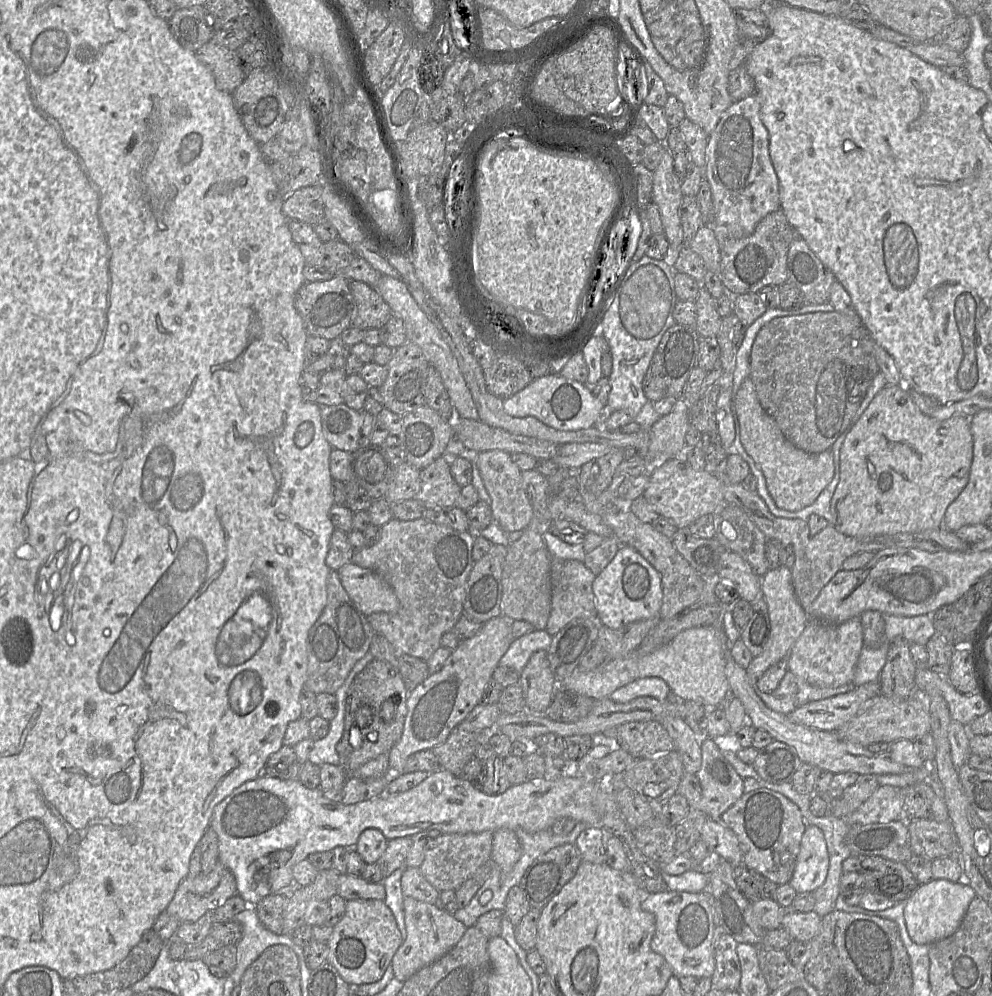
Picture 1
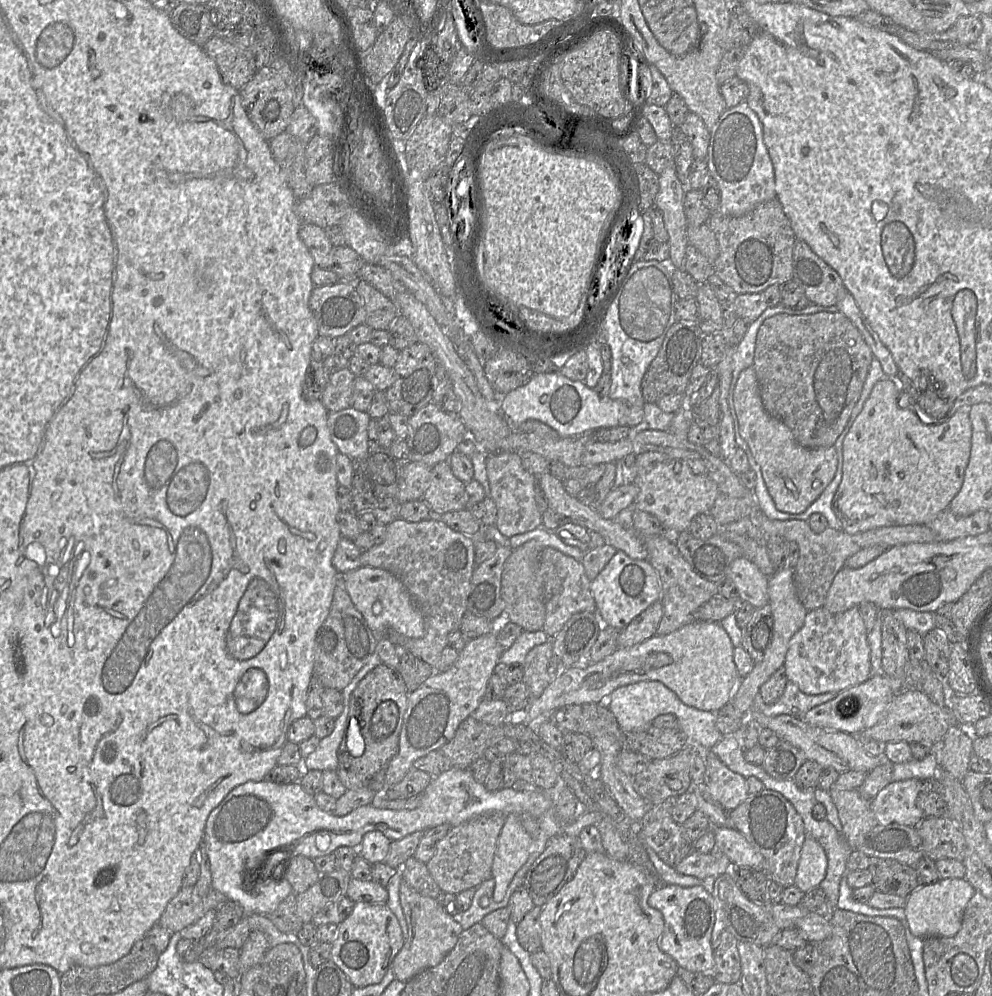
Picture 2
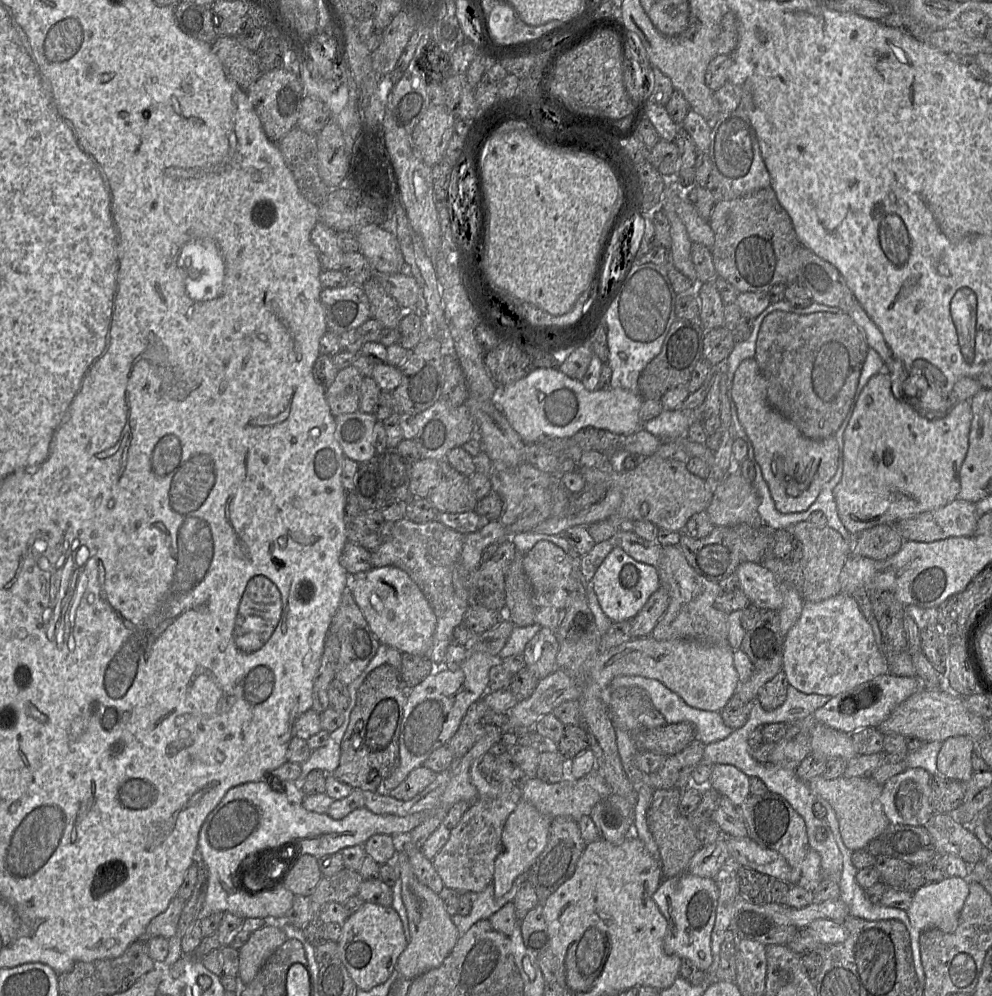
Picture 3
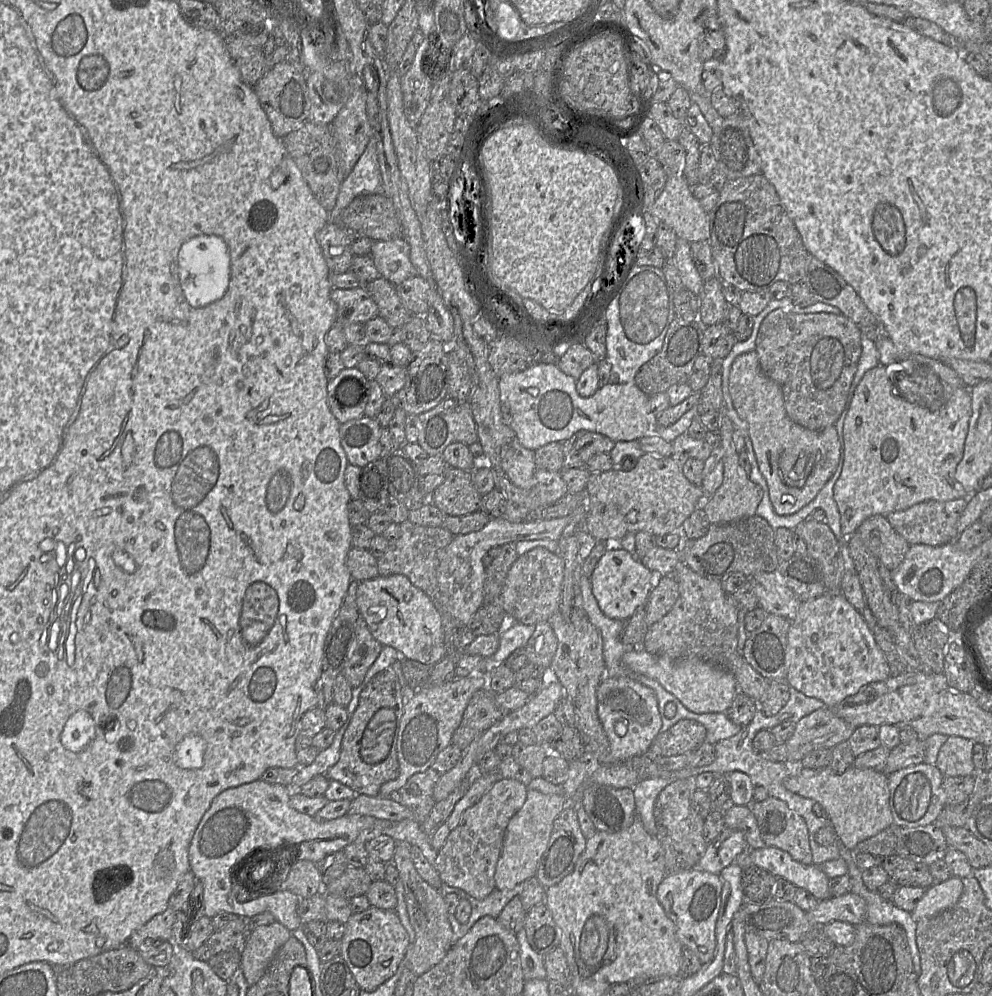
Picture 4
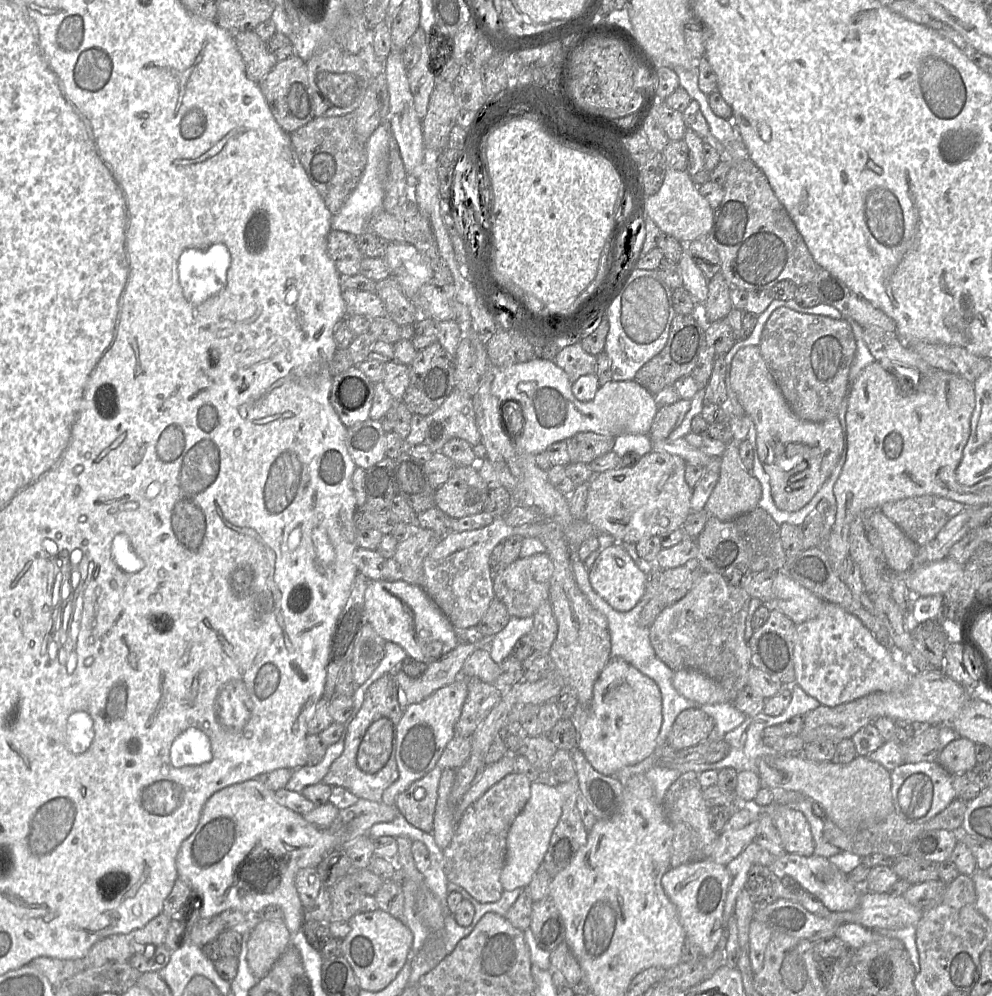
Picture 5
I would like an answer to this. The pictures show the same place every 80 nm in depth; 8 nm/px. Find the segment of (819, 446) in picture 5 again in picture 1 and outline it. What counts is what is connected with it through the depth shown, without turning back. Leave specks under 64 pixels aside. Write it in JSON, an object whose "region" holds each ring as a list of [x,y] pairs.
{"region":[[[750,377],[745,378],[738,389],[735,406],[741,443],[764,474],[769,494],[776,506],[794,512],[814,503],[833,479],[835,469],[832,451],[809,454],[789,442],[774,419],[762,408]]]}

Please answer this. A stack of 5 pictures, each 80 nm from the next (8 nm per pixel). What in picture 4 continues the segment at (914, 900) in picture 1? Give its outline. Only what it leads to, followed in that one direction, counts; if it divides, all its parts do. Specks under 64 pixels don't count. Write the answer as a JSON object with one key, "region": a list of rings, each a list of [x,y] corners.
{"region":[[[953,876],[944,882],[934,882],[911,912],[915,922],[934,916],[957,903],[963,892],[963,882]]]}

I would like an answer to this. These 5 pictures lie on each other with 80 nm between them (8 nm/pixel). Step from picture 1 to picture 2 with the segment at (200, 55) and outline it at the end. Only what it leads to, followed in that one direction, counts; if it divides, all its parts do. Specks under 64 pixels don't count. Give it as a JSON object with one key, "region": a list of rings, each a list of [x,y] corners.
{"region":[[[213,36],[202,48],[216,63],[222,81],[237,90],[241,90],[256,72],[250,51],[234,45],[223,36]]]}

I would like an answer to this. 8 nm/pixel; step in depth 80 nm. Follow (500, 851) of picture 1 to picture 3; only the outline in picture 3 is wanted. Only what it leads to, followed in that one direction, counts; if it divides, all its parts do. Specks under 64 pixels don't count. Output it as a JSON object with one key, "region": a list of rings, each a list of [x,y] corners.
{"region":[[[523,800],[510,814],[502,832],[502,851],[495,861],[493,883],[496,899],[503,897],[511,889],[515,879],[533,866],[547,844],[552,821],[552,818]]]}

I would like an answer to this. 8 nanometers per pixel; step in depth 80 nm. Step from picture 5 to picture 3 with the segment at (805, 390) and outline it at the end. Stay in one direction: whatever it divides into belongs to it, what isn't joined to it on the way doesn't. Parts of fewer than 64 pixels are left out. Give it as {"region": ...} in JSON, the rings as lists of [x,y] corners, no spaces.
{"region":[[[777,310],[768,314],[760,326],[756,340],[756,351],[754,358],[756,359],[761,374],[767,382],[767,401],[769,405],[793,423],[806,438],[812,440],[823,440],[831,436],[835,436],[835,433],[840,428],[849,412],[857,390],[861,371],[868,354],[868,349],[869,345],[866,341],[864,331],[847,313],[831,313],[822,311],[807,315],[798,315]]]}

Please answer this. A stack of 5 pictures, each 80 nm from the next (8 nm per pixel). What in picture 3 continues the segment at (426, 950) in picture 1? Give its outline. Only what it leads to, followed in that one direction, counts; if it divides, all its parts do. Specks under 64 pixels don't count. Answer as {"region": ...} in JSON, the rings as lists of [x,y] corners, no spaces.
{"region":[[[399,849],[393,863],[401,879],[402,900],[410,927],[410,940],[397,960],[396,971],[401,979],[412,980],[440,966],[456,945],[460,934],[440,895],[422,884],[416,877],[407,852]]]}

